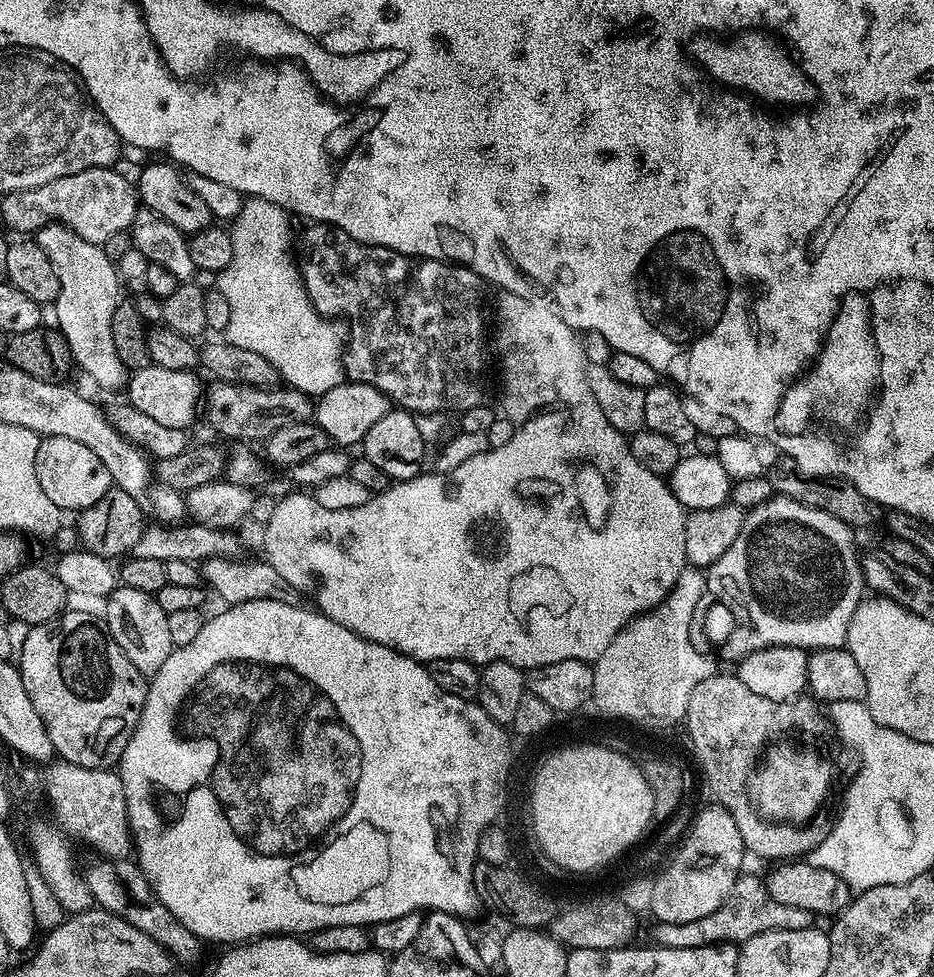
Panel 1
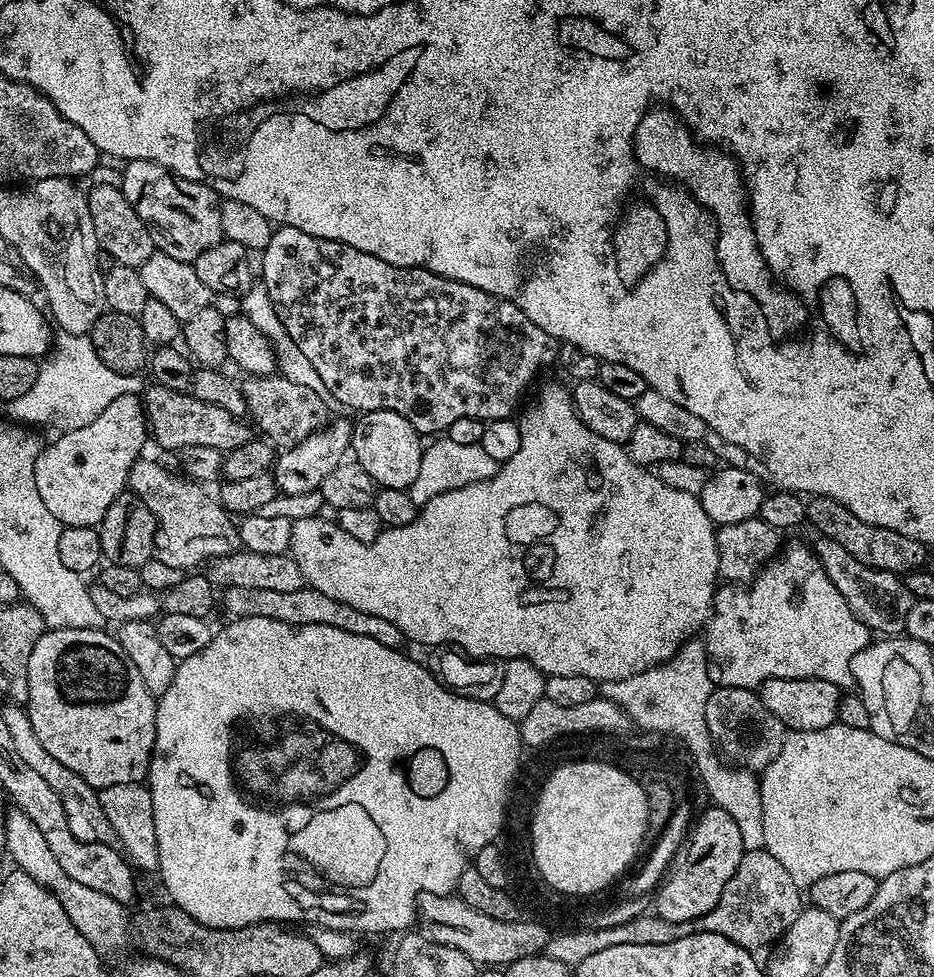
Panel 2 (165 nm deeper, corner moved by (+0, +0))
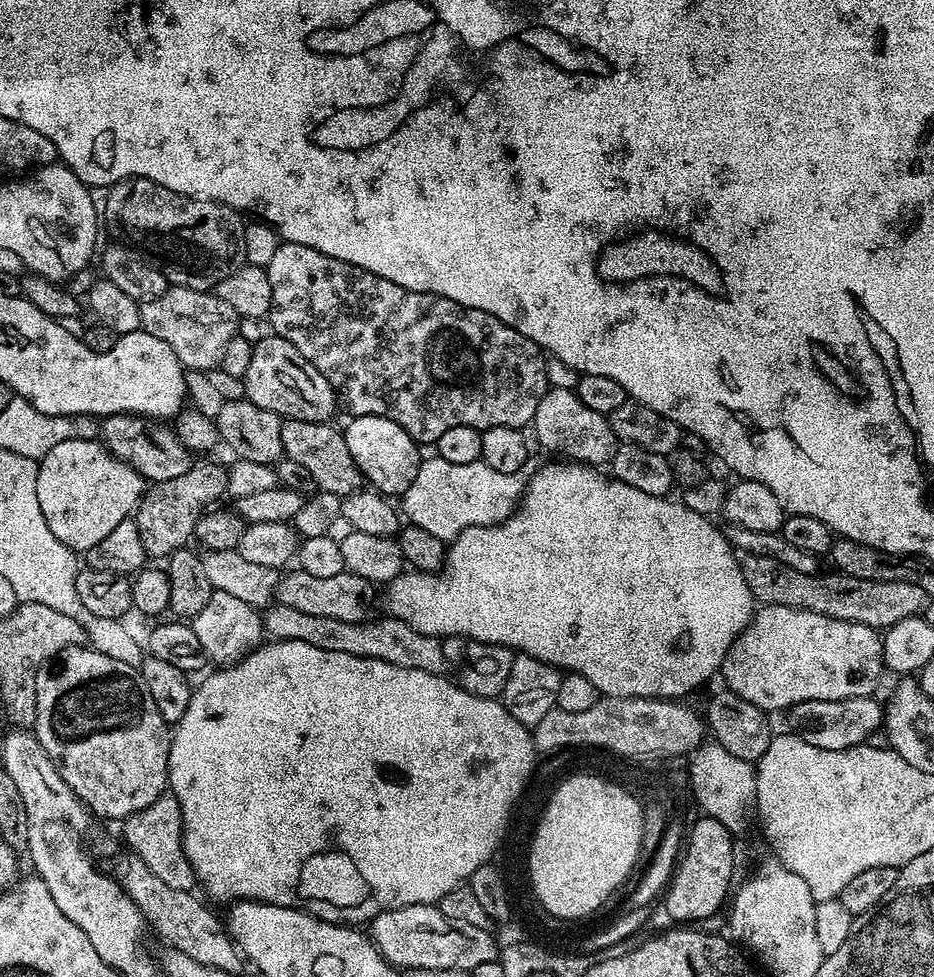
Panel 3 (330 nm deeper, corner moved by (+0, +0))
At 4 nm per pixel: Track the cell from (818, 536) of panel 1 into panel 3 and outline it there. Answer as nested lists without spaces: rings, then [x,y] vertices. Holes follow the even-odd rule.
[[[769,604],[753,615],[748,627],[740,633],[740,639],[732,644],[724,660],[722,677],[727,691],[754,702],[766,714],[783,713],[798,702],[815,700],[849,700],[859,696],[872,696],[880,672],[884,667],[884,642],[881,633],[858,622],[846,622],[830,618],[826,614],[814,614],[810,610]]]

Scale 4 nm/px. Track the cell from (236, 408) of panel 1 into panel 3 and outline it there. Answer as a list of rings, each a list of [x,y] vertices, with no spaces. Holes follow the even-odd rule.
[[[123,412],[103,417],[99,425],[99,439],[148,482],[166,482],[176,476],[178,469],[187,469],[190,464],[190,452],[180,443],[176,432],[167,423],[143,416]]]

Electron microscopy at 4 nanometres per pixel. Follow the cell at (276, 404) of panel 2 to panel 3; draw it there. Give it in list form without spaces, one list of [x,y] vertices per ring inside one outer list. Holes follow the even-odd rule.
[[[287,419],[282,422],[282,444],[284,456],[299,462],[309,470],[313,485],[323,492],[347,497],[360,490],[365,483],[364,476],[357,468],[354,458],[347,449],[343,431],[330,422],[303,422]]]

